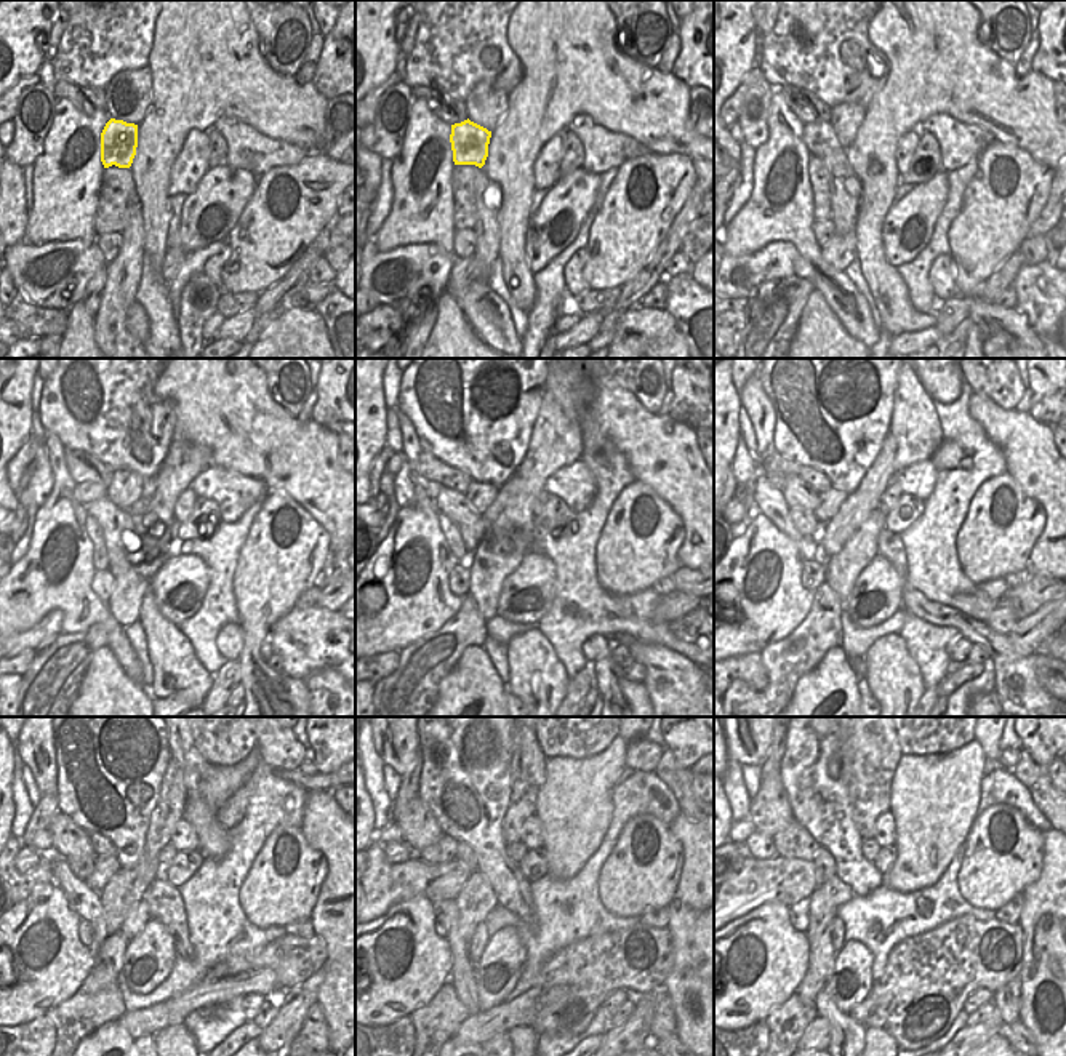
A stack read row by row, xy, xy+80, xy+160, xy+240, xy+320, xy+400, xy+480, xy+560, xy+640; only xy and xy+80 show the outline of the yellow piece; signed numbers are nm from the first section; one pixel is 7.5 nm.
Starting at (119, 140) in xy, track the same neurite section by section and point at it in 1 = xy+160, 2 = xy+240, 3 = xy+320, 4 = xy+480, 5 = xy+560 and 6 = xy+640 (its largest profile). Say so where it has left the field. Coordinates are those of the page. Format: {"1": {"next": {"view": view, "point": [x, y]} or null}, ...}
{"1": {"next": {"view": "xy+160", "point": [820, 138]}}, "2": {"next": {"view": "xy+240", "point": [85, 493]}}, "3": {"next": {"view": "xy+320", "point": [432, 488]}}, "4": {"next": {"view": "xy+480", "point": [42, 842]}}, "5": {"next": {"view": "xy+560", "point": [391, 832]}}, "6": {"next": {"view": "xy+640", "point": [746, 828]}}}

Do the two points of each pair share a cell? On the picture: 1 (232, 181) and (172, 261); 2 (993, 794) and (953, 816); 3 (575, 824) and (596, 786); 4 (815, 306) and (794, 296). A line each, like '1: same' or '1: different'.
1: same
2: different
3: same
4: different

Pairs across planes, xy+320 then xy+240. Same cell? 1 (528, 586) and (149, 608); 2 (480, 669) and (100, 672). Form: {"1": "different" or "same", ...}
{"1": "different", "2": "same"}

